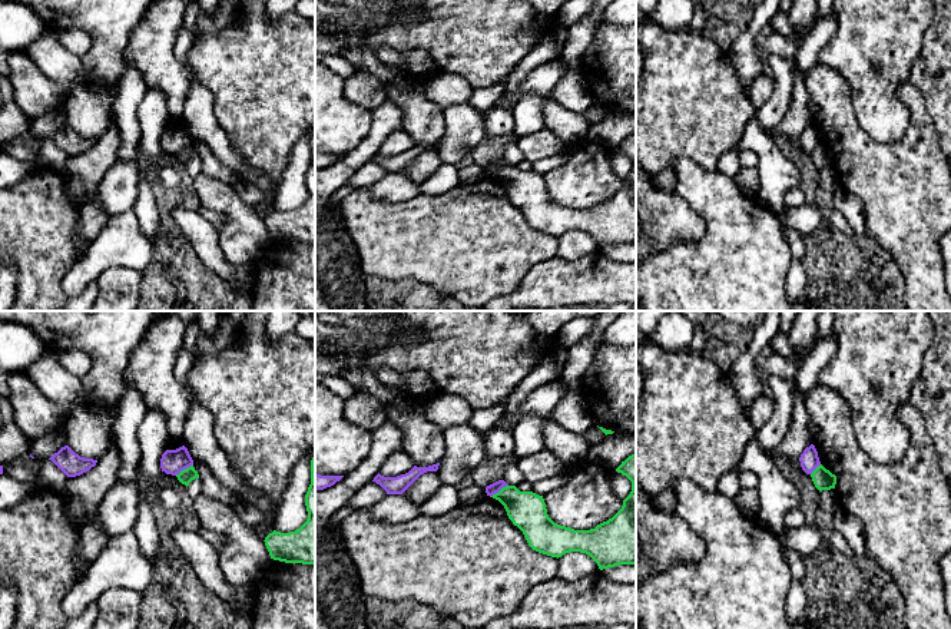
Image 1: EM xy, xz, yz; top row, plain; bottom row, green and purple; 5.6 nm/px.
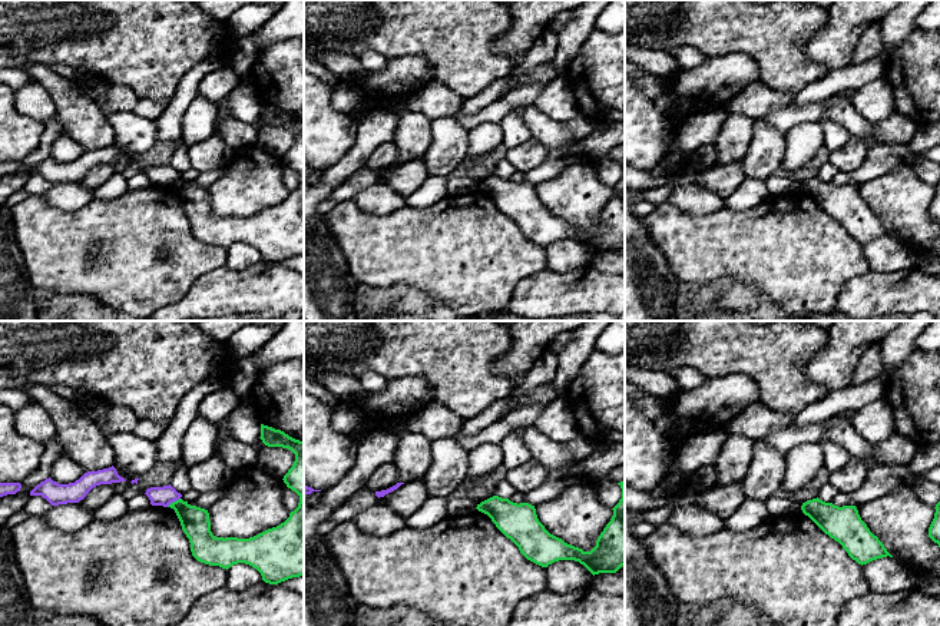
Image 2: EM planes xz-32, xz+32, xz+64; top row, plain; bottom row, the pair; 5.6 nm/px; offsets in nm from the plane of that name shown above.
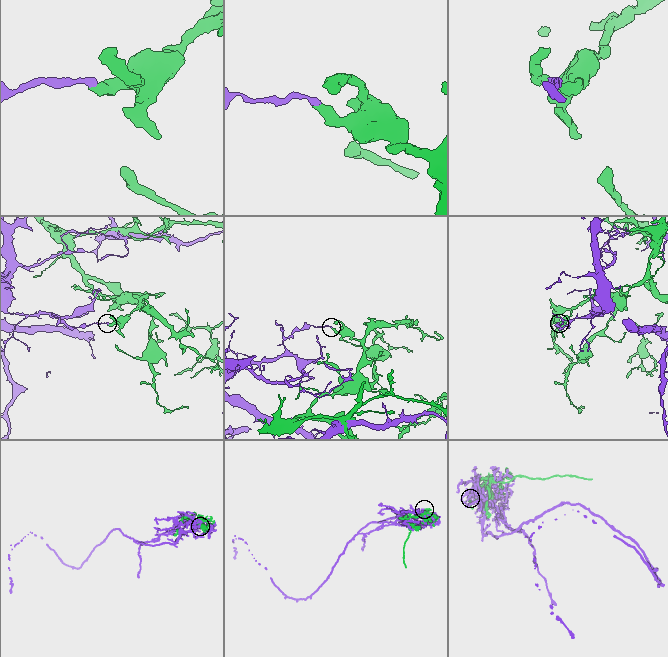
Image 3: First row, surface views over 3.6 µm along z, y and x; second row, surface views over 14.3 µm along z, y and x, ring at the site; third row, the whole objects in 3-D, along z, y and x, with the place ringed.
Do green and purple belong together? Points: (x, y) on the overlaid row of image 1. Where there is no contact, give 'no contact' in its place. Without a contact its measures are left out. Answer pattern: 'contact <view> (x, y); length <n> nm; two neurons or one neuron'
contact xy (185, 469); length 120 nm; two neurons

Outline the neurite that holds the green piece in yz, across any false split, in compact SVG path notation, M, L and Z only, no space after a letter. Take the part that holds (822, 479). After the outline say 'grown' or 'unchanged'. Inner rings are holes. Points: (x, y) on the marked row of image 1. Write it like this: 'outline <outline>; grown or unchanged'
outline M822 464L818 466L812 474L812 481L815 487L822 491L822 490L831 490L835 489L836 484L836 476L832 474L829 470L826 470Z; unchanged

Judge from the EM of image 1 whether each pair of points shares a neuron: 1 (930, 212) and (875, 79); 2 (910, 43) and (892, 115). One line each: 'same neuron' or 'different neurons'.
1: different neurons
2: same neuron

